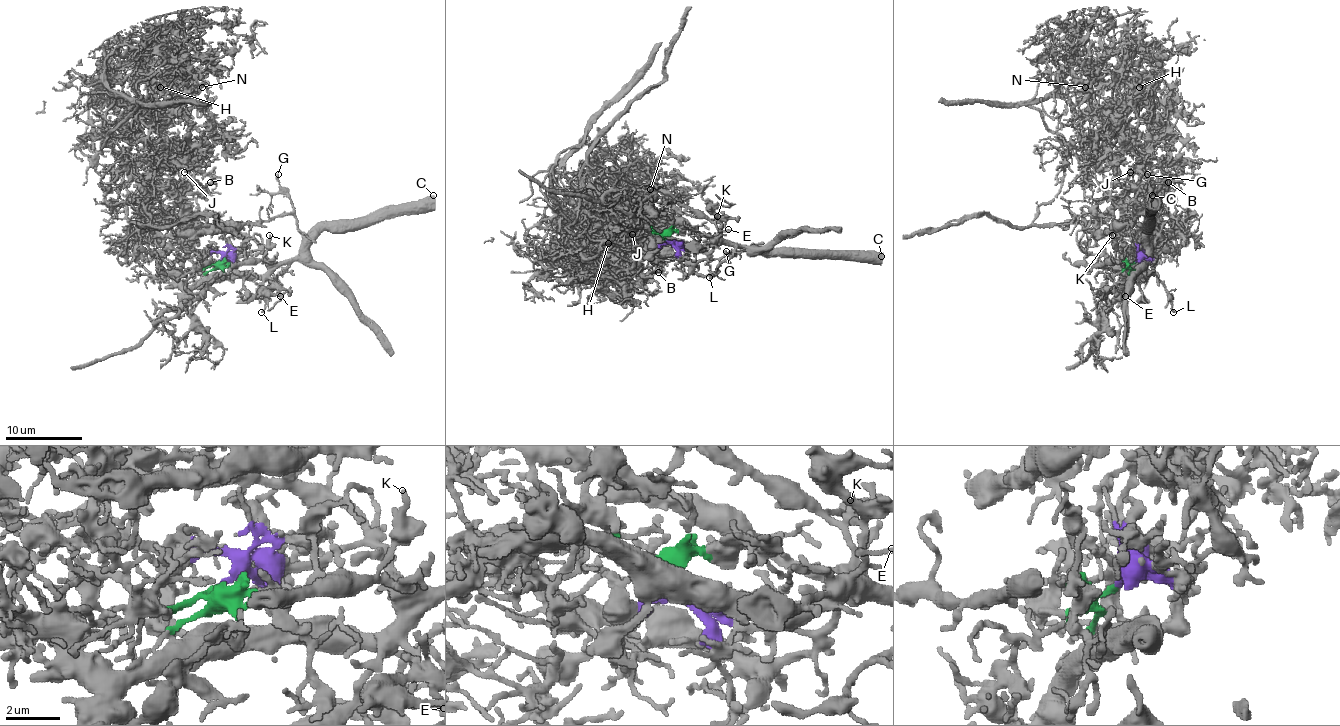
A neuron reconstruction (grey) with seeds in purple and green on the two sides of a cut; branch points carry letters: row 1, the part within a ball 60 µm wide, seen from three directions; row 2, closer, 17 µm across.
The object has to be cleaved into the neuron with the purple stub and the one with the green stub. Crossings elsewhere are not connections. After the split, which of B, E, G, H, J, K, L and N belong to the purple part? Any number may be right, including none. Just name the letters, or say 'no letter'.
E, G, K, L

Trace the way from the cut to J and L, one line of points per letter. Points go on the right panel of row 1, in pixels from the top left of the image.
J: (1135, 262), (1126, 268), (1118, 264), (1126, 248), (1120, 237), (1122, 216), (1149, 180), (1137, 168), (1130, 172)
L: (1135, 262), (1139, 248), (1139, 262), (1164, 287), (1174, 312)

